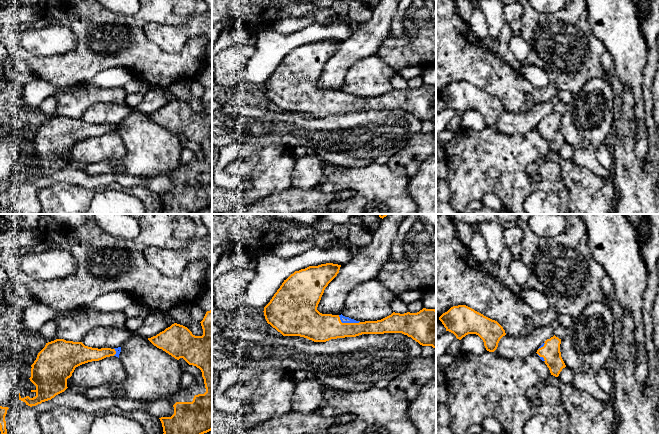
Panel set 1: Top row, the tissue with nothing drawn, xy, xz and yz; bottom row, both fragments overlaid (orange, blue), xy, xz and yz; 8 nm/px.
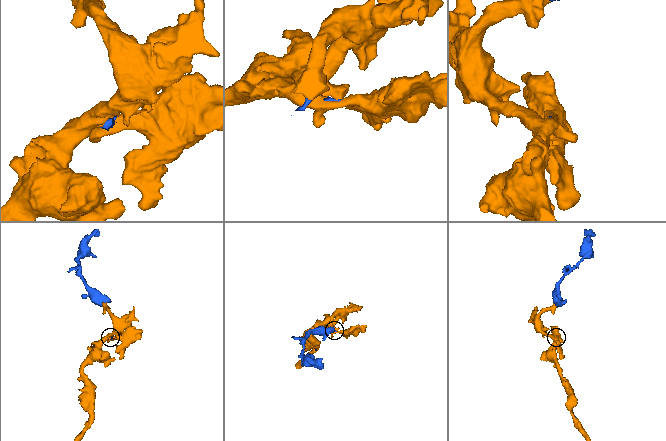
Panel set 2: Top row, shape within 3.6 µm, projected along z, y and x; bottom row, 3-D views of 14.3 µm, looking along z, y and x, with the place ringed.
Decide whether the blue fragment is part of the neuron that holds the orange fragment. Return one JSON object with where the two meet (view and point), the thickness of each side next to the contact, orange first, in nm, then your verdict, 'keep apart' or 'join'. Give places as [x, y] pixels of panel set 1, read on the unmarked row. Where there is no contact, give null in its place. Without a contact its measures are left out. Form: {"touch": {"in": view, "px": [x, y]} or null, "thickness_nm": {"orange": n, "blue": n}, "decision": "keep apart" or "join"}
{"touch": {"in": "xz", "px": [347, 99]}, "thickness_nm": {"orange": 240, "blue": 50}, "decision": "join"}

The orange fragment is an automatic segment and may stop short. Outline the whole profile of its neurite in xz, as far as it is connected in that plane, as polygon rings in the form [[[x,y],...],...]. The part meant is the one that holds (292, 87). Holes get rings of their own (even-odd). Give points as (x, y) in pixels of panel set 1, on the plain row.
[[[326,39],[318,42],[309,42],[295,47],[280,62],[270,78],[264,83],[264,92],[268,100],[283,112],[300,112],[314,118],[326,118],[331,115],[356,113],[362,110],[402,109],[411,113],[422,122],[432,122],[436,125],[436,86],[423,84],[417,89],[395,89],[377,97],[360,98],[349,93],[332,90],[322,90],[317,86],[318,80],[328,60],[337,52],[341,41]]]

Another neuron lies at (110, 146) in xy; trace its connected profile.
[[[110,132],[76,143],[71,152],[72,165],[84,170],[88,164],[104,160],[118,161],[126,153],[126,146],[121,136],[116,132]]]

